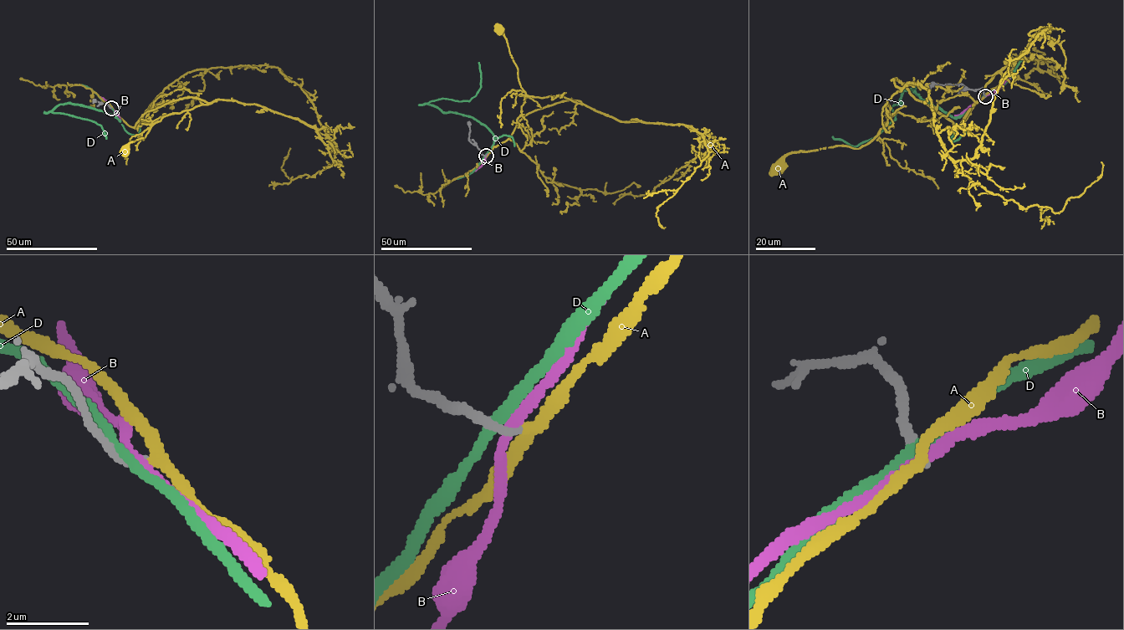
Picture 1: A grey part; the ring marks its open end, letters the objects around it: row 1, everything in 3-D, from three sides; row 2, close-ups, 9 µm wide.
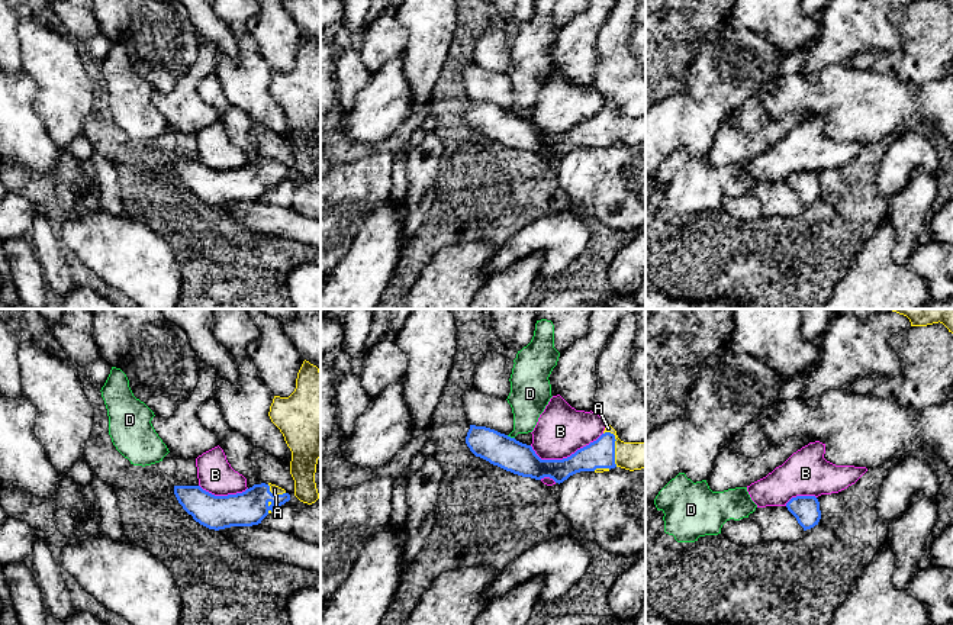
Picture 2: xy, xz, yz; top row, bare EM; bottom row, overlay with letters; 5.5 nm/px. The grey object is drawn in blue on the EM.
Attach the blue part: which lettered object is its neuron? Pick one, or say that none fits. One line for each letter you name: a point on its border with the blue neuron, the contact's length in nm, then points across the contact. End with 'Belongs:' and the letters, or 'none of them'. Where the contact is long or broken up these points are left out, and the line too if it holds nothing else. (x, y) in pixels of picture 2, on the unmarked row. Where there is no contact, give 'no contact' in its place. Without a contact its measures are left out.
A: contact xz (614, 122); length 220 nm; way xz (599, 129), (614, 122), (621, 129), (631, 131)
Belongs: A

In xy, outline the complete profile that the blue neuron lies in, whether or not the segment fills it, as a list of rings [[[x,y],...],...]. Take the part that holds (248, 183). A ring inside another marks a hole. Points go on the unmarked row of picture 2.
[[[254,160],[242,168],[215,171],[200,161],[174,161],[183,184],[209,204],[252,202],[290,175],[290,170],[276,160]]]

